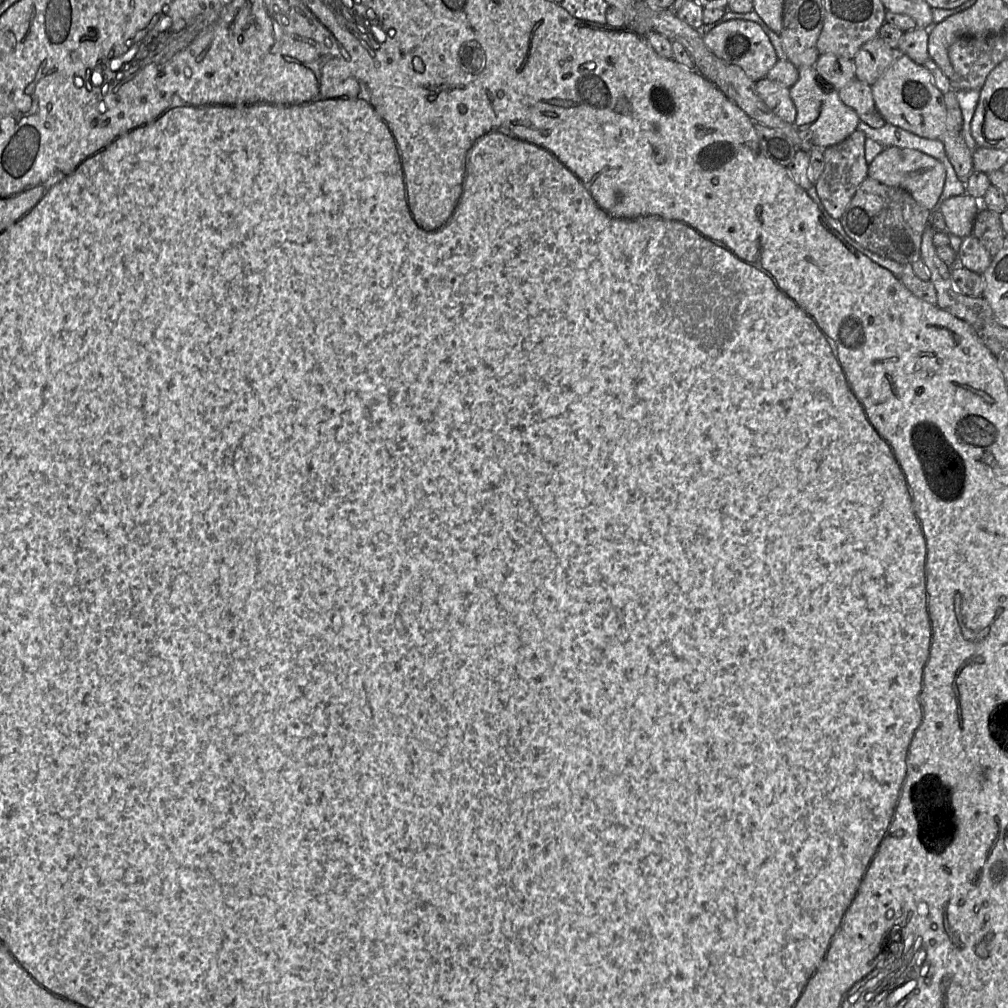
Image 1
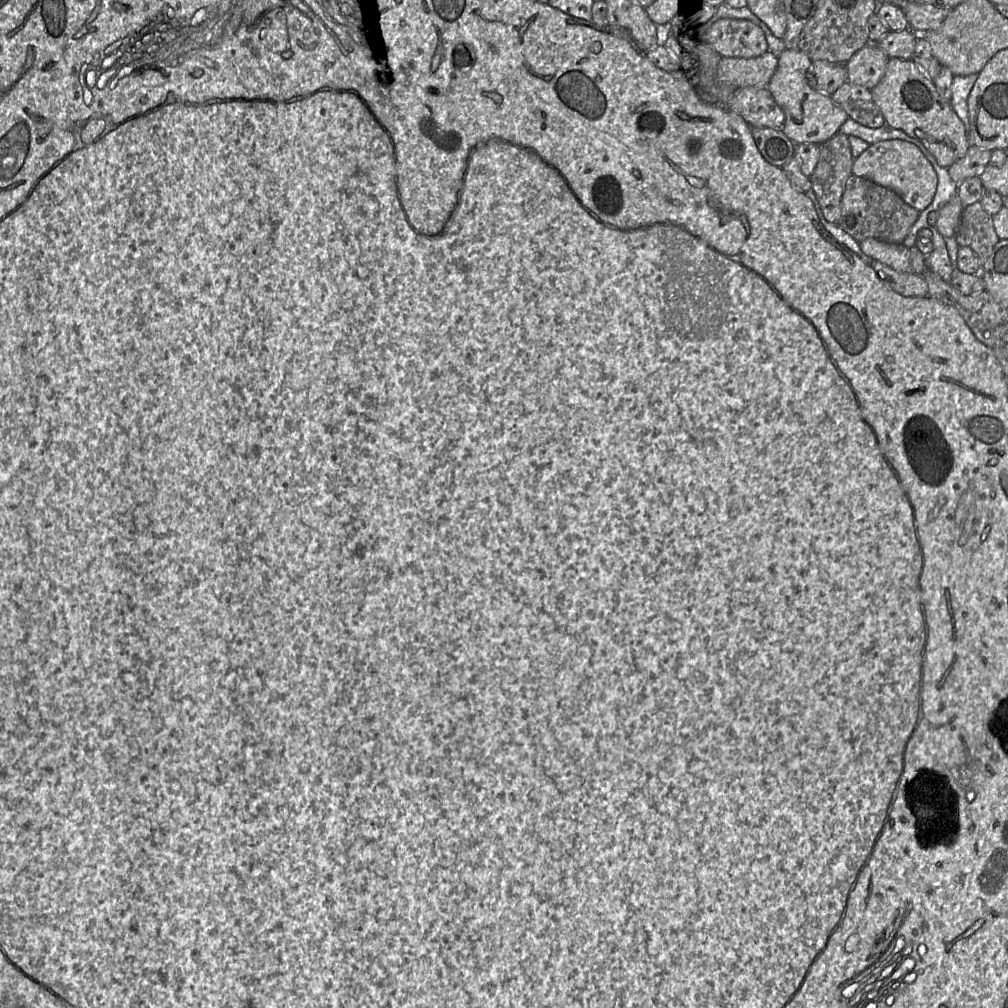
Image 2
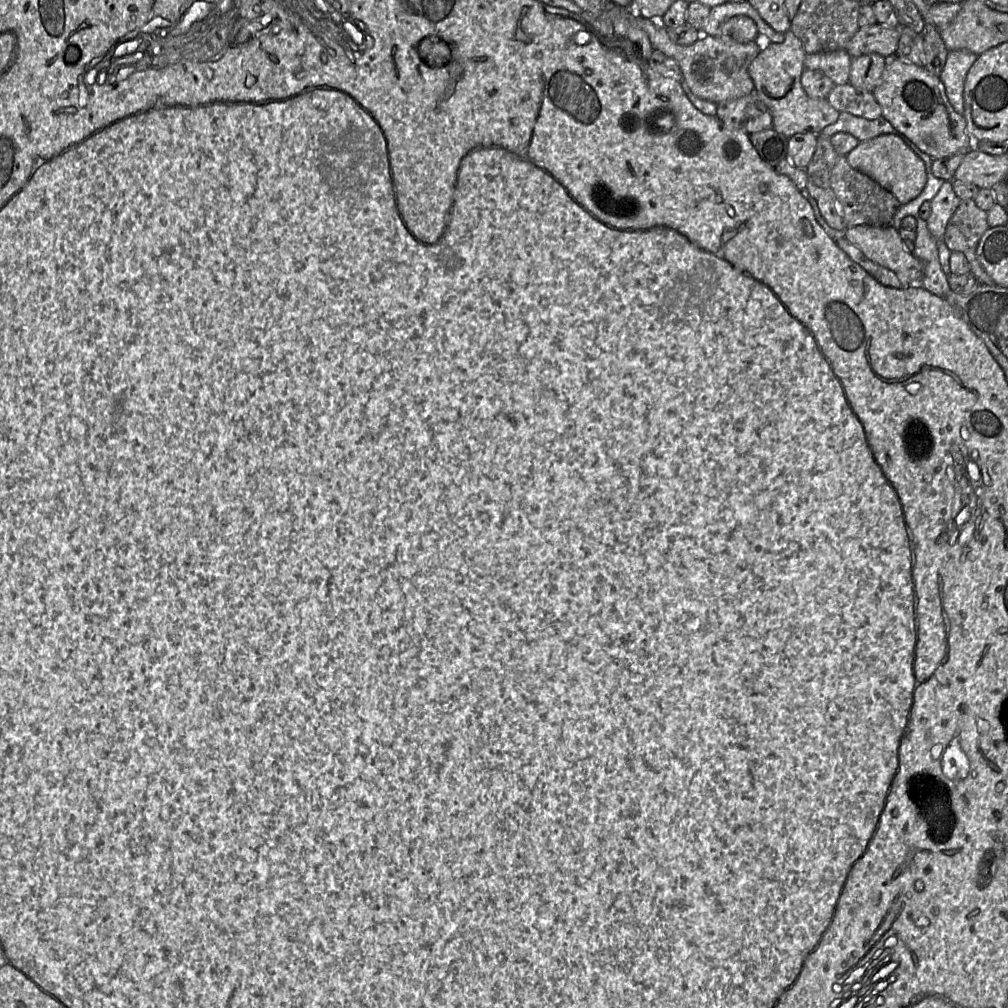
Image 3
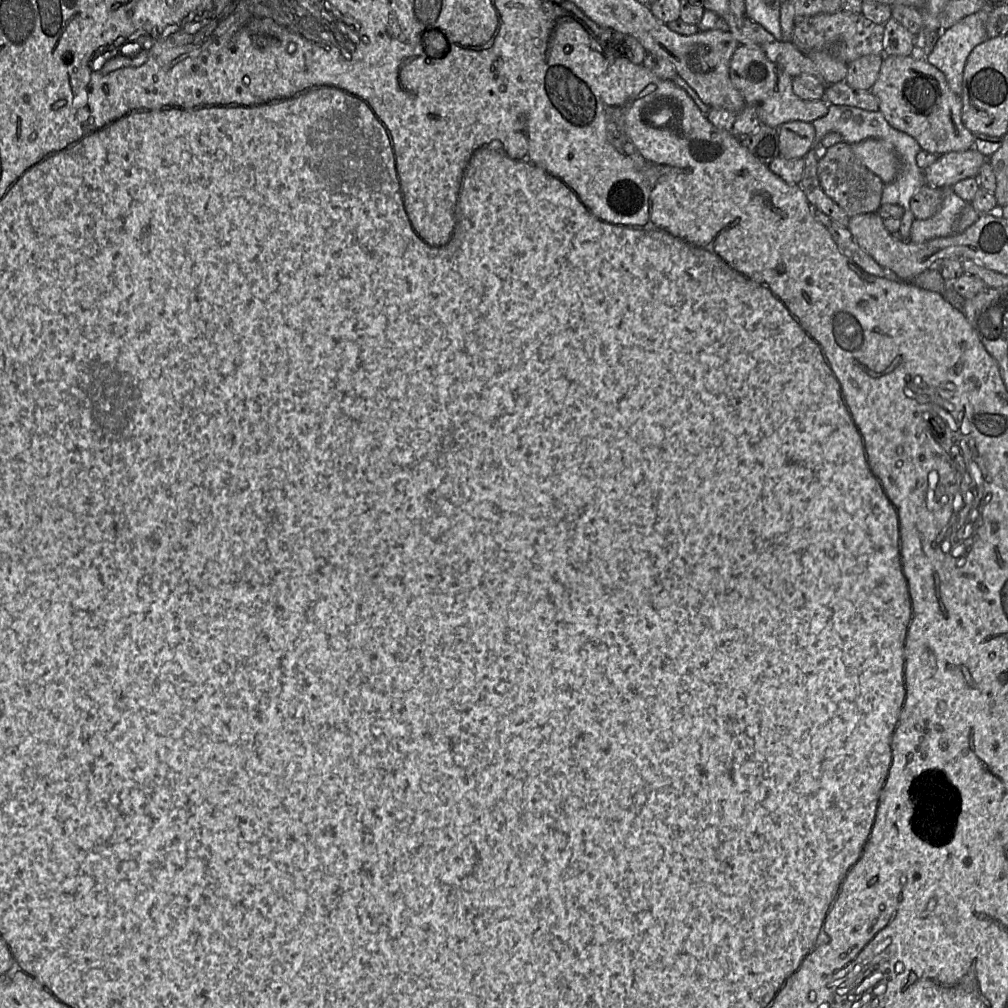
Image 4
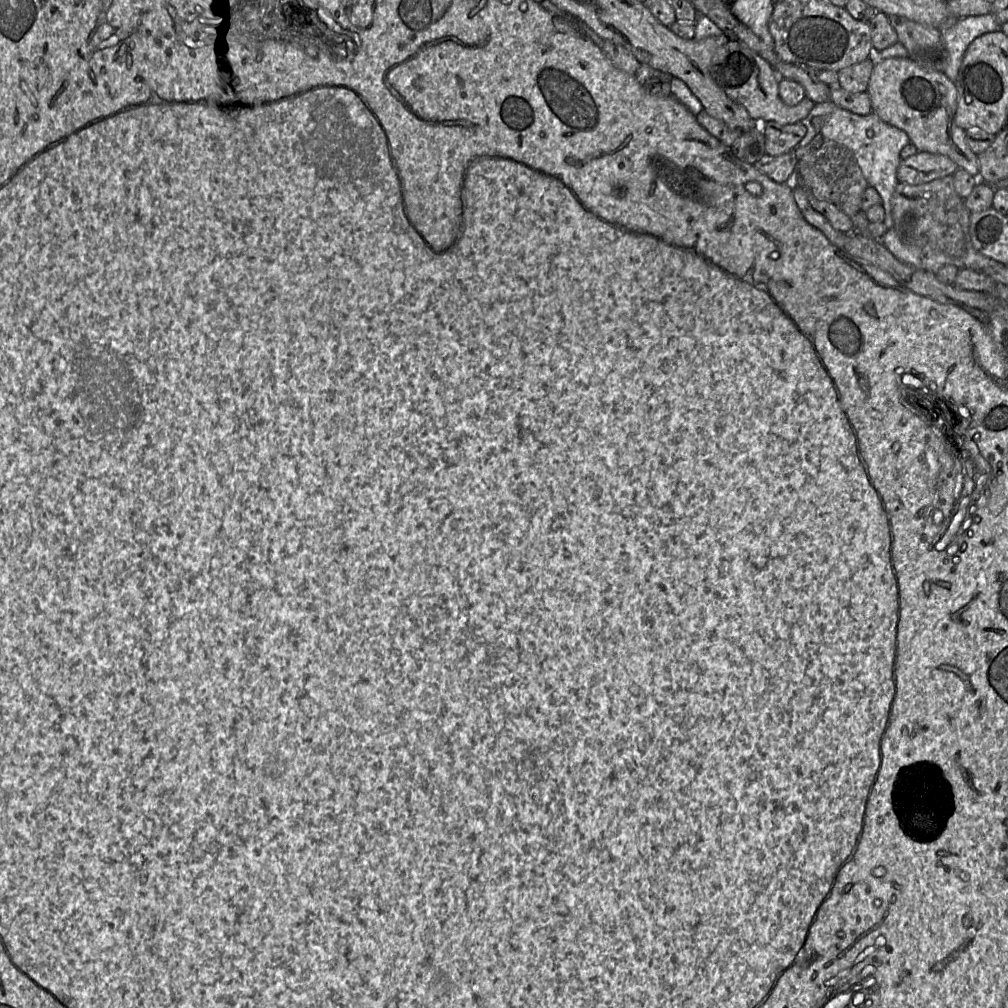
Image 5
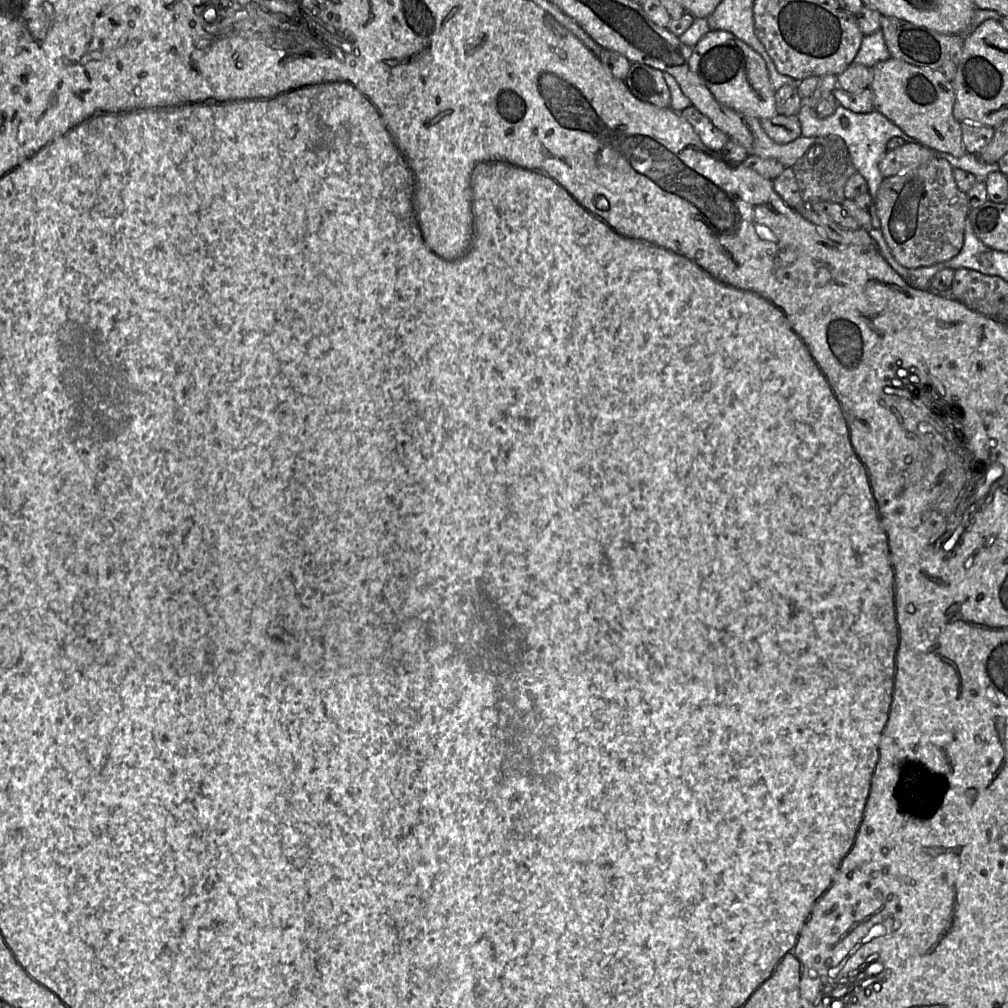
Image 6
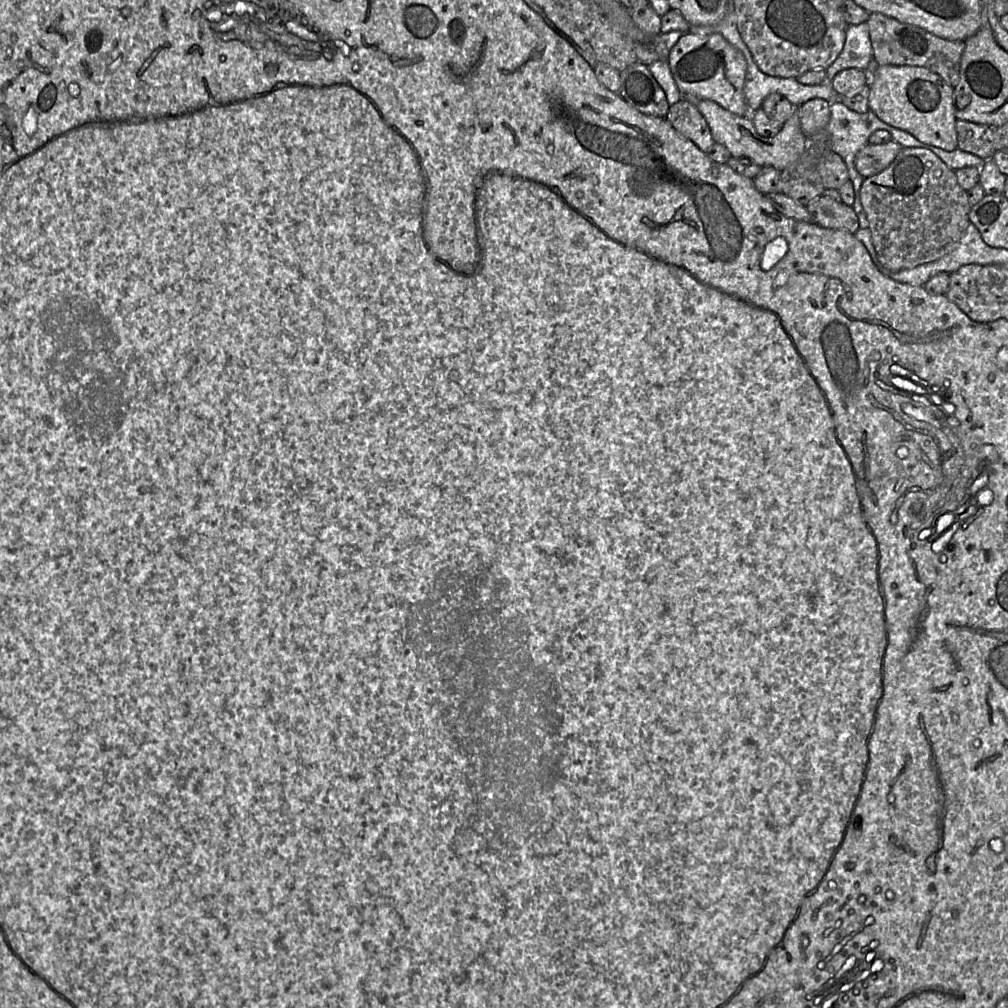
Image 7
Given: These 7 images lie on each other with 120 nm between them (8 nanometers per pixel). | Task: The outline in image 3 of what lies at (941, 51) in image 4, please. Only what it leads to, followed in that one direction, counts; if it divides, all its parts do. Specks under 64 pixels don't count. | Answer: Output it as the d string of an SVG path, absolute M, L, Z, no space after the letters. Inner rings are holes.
M952 50L947 54L940 78L954 110L964 115L964 85L967 73L977 55L968 50Z

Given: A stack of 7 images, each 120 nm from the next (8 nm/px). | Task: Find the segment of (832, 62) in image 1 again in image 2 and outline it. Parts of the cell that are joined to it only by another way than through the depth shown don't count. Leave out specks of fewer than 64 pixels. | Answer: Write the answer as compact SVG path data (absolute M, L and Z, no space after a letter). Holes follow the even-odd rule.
M823 60L813 61L811 74L809 86L815 91L828 96L831 96L848 79L845 64Z

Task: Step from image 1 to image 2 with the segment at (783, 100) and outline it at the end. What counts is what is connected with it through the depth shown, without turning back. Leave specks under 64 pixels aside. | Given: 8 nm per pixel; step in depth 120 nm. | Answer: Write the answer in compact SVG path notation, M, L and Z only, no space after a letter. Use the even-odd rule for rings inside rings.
M767 88L737 89L726 109L740 115L752 128L781 129L785 122L783 110Z

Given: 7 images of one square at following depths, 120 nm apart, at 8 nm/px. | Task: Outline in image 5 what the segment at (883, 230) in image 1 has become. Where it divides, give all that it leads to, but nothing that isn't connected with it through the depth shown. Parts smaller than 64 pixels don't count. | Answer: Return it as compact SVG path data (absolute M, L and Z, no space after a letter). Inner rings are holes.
M825 140L822 145L798 160L794 179L817 199L830 202L849 217L861 210L863 193L869 186L853 152L835 140Z

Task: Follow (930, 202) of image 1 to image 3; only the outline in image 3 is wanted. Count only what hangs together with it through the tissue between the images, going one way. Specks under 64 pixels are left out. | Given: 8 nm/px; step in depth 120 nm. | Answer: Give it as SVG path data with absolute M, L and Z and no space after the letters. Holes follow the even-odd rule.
M884 134L860 142L846 156L849 165L861 171L892 193L901 204L917 198L927 183L925 163L898 136Z

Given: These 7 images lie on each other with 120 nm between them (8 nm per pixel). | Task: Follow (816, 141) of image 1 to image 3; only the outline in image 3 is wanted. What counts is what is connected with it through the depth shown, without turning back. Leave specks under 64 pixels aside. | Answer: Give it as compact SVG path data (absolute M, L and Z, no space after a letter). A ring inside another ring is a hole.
M789 29L784 33L783 42L763 45L748 68L754 93L771 112L772 129L786 138L804 132L819 134L826 126L835 123L840 114L827 99L813 99L806 94L801 84L805 56L800 40Z

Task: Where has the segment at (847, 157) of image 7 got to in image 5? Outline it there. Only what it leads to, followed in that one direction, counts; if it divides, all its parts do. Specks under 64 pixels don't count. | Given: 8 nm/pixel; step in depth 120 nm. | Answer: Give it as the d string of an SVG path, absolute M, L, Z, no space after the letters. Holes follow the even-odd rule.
M832 101L816 103L808 116L800 122L807 128L800 146L807 145L819 133L825 140L838 141L853 152L869 186L874 187L882 199L881 205L885 211L883 224L888 229L893 228L891 199L899 182L897 169L902 160L901 151L910 143L907 133L886 123L874 111L858 115L838 107Z

